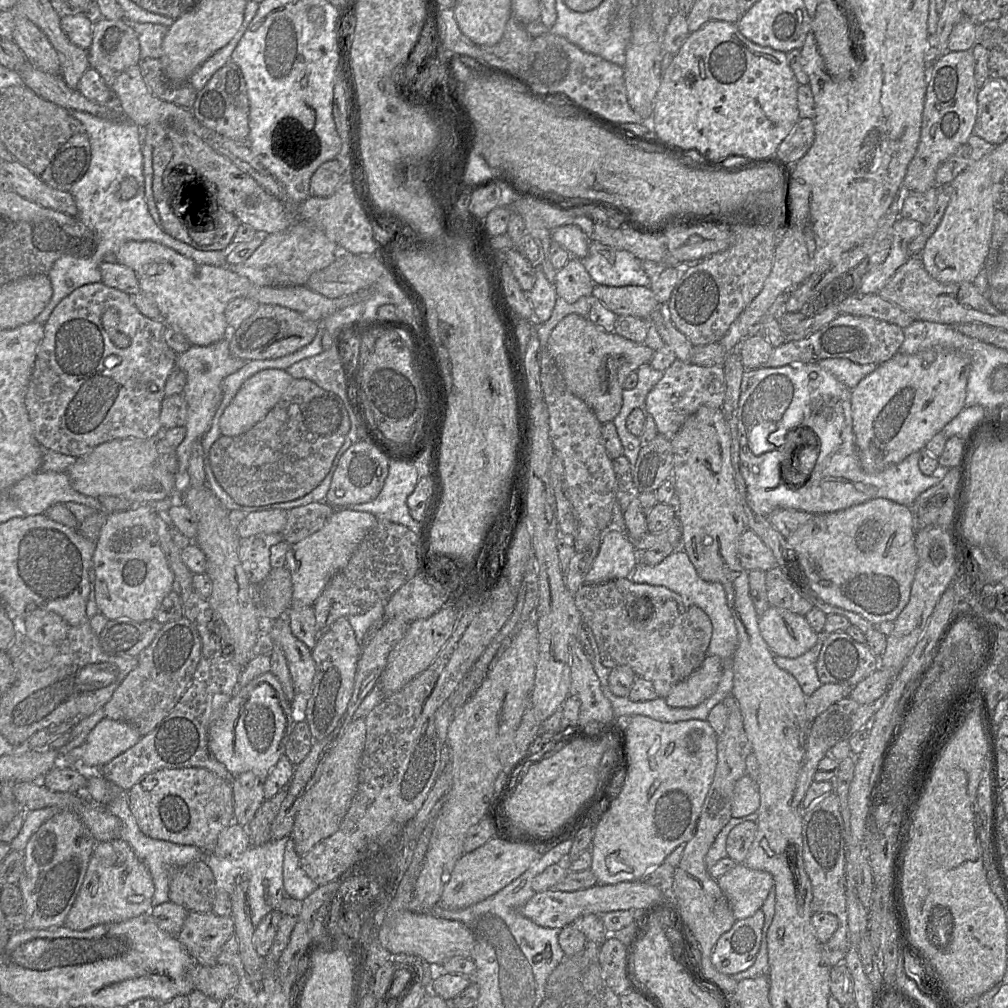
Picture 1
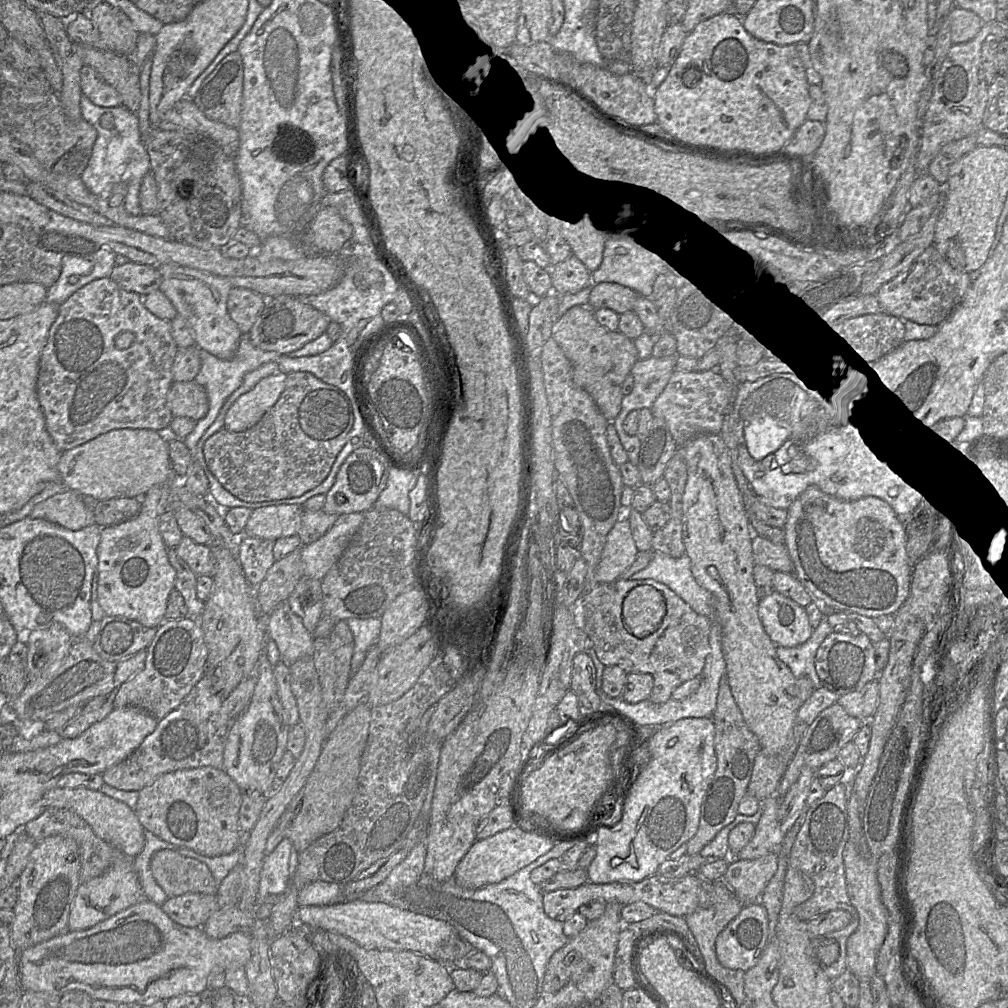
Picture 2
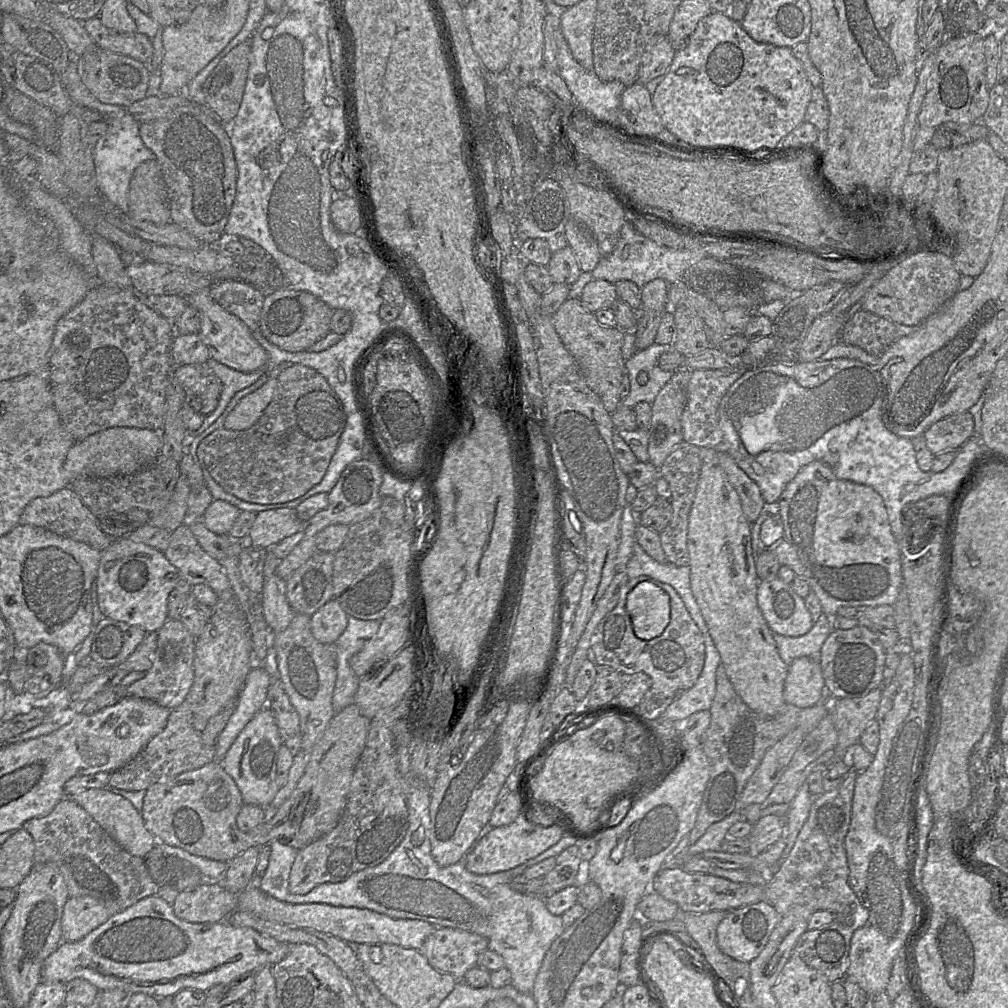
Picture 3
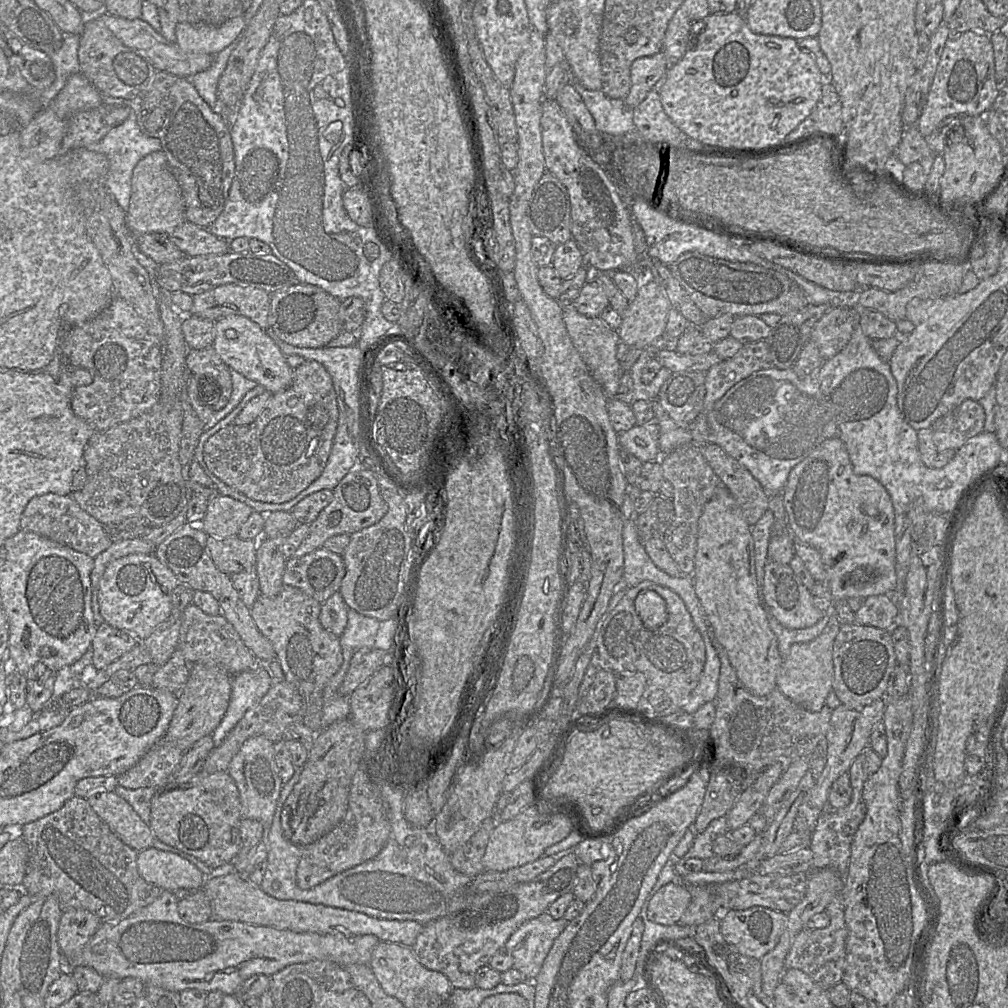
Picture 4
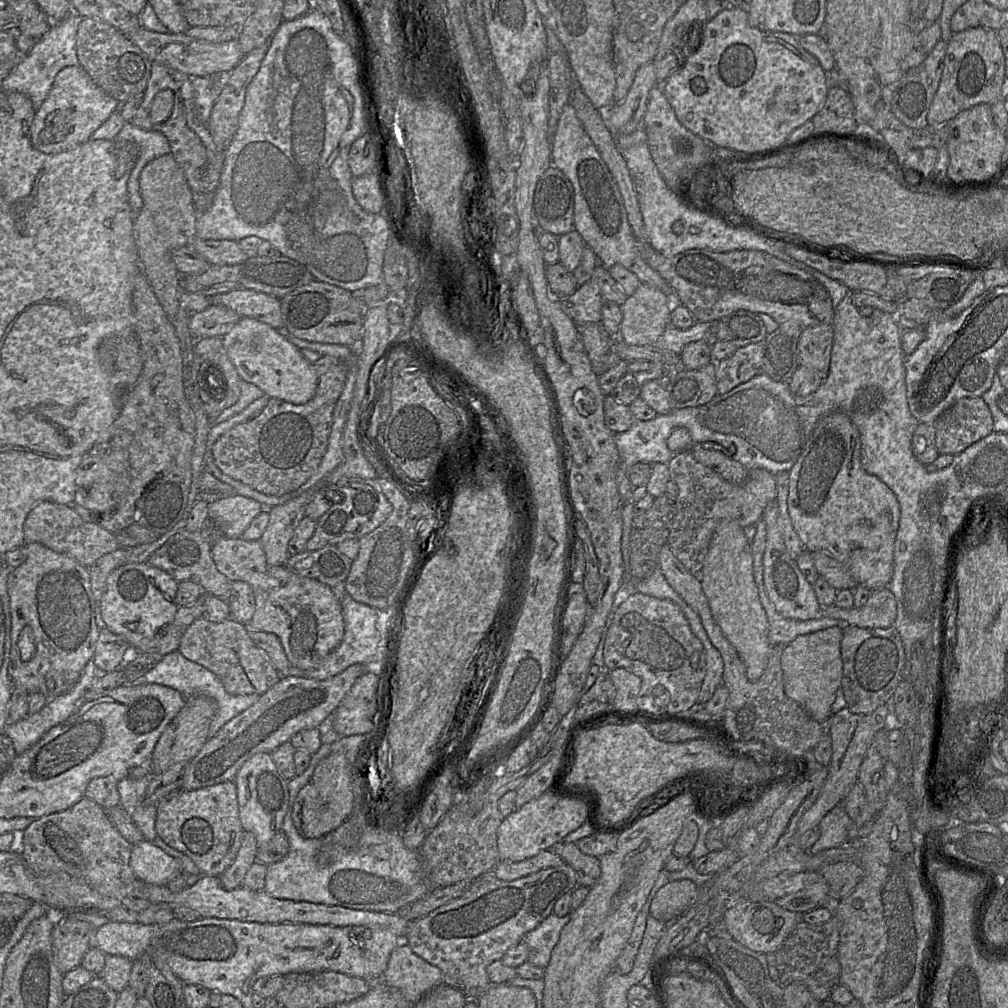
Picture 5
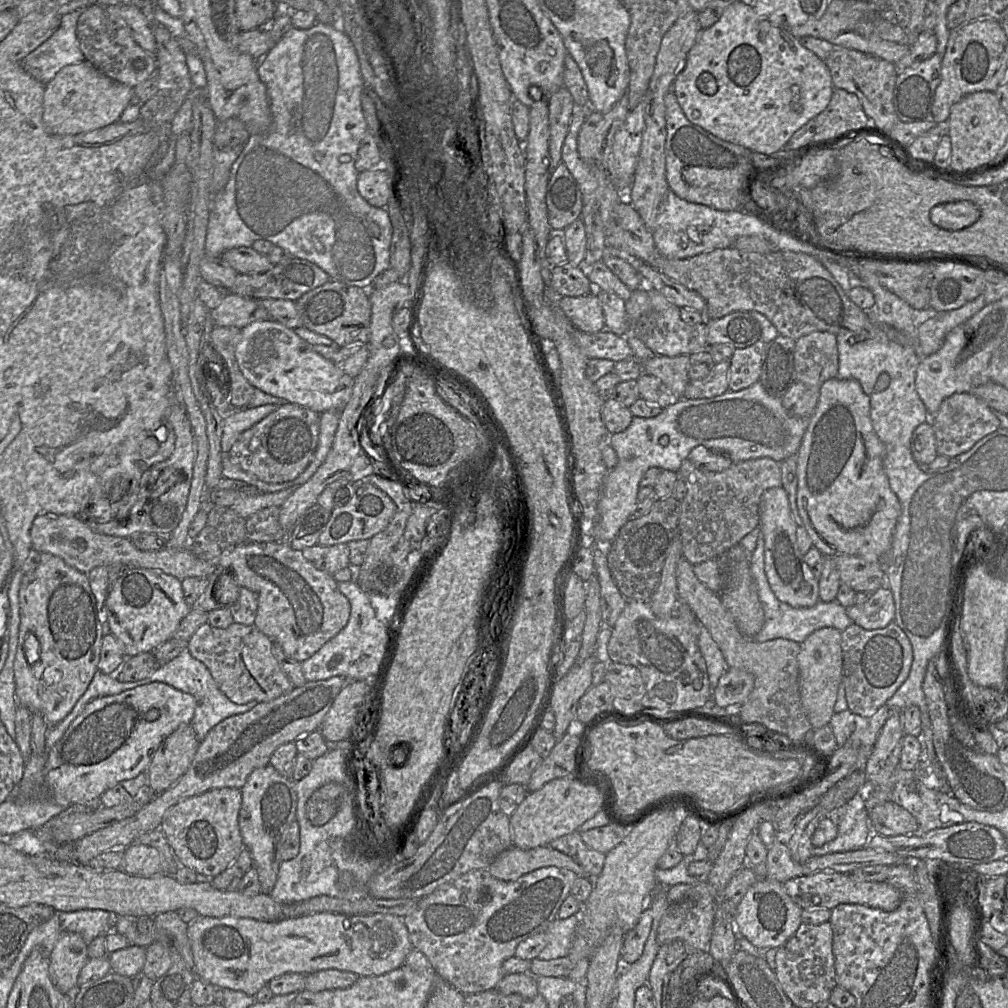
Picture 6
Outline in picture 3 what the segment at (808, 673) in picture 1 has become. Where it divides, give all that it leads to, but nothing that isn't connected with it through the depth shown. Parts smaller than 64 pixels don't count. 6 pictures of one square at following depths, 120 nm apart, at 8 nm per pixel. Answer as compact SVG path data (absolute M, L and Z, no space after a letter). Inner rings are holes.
M823 612L810 631L804 635L790 637L773 633L773 637L779 656L789 666L799 657L819 661L821 647L830 634L828 616Z

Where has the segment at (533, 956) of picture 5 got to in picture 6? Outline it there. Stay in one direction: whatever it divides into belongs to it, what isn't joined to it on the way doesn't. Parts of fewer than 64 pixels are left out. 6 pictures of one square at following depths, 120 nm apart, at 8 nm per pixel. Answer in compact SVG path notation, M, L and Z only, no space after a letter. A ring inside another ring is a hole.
M580 912L566 919L557 918L550 923L545 931L547 935L547 945L539 953L537 958L541 960L552 960L567 956L570 953L579 925Z

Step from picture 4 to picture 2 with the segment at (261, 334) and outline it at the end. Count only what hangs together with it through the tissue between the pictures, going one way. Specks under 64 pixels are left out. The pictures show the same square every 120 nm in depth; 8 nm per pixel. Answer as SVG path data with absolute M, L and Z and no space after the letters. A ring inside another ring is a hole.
M163 264L158 268L162 280L159 290L172 302L194 332L195 345L222 359L232 359L239 346L242 332L228 313L227 301L232 283L225 277L195 268Z

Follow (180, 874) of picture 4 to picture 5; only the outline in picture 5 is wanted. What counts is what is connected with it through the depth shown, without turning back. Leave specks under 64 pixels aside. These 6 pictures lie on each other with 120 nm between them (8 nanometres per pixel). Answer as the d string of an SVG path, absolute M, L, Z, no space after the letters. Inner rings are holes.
M146 839L132 845L130 867L136 879L155 885L166 885L183 872L177 859Z

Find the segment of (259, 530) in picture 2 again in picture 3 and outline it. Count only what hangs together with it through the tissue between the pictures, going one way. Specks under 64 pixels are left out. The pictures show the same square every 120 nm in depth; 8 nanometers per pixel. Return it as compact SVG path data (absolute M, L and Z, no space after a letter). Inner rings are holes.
M278 508L256 514L248 536L238 539L245 545L268 548L296 532L304 531L303 522L292 508Z

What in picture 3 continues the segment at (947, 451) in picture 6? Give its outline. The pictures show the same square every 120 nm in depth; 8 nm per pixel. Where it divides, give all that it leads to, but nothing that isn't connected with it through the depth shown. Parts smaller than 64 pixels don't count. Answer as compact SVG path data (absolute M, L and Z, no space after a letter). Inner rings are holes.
M969 411L948 416L931 425L923 434L933 455L958 450L974 435L974 419Z

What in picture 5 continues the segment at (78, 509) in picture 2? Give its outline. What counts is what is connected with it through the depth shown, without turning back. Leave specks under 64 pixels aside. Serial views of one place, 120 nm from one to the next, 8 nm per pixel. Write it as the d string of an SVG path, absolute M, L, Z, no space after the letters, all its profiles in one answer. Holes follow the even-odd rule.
M43 501L28 514L24 523L26 543L37 542L68 555L86 568L90 568L99 558L120 548L114 534L99 525L85 521L72 505Z

